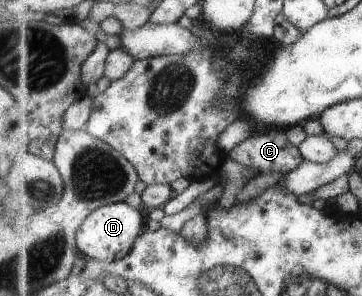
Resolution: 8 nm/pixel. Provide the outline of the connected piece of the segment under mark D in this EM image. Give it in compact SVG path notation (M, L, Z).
M112 203L98 208L90 214L89 218L79 227L77 233L77 246L80 255L86 259L101 262L122 260L133 250L137 239L146 232L144 216L140 208L132 208L130 204Z

